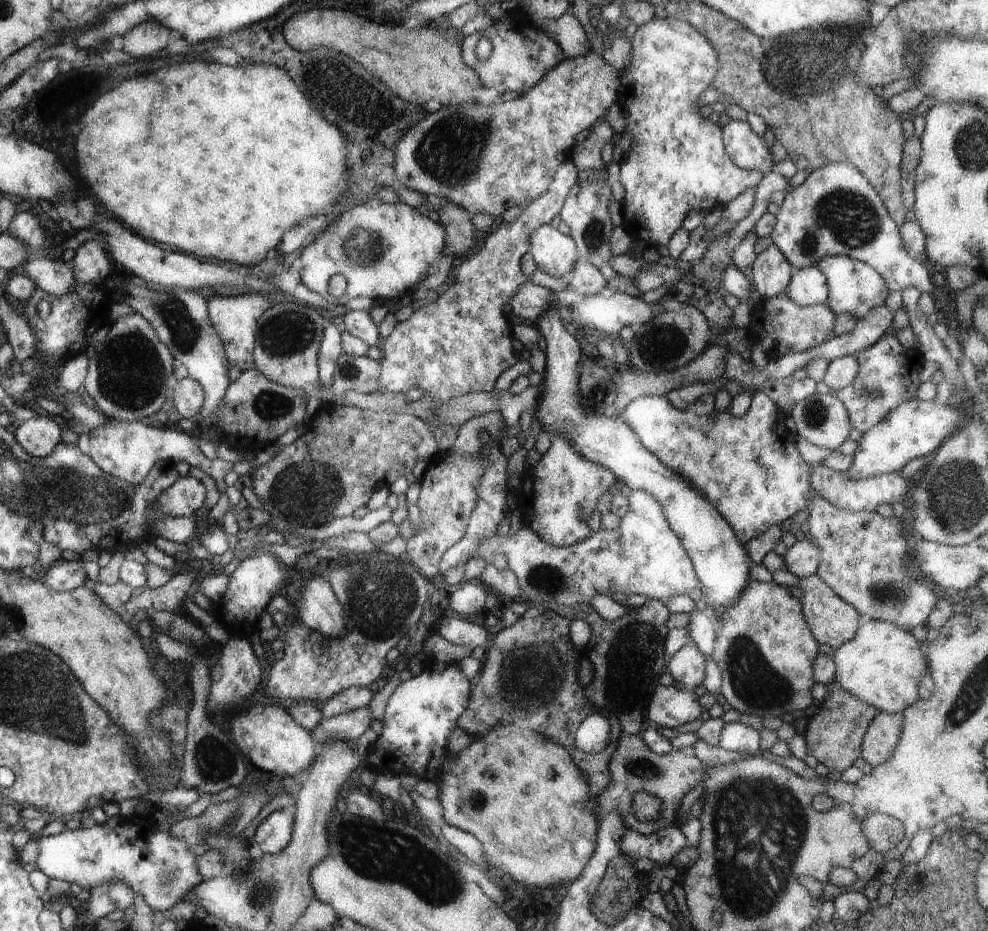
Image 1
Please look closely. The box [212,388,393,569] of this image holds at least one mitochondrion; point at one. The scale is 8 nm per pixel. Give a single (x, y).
(306, 488)

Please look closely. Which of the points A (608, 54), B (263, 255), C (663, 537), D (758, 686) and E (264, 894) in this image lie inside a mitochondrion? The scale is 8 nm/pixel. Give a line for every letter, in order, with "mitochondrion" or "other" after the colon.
A: other
B: other
C: other
D: mitochondrion
E: mitochondrion

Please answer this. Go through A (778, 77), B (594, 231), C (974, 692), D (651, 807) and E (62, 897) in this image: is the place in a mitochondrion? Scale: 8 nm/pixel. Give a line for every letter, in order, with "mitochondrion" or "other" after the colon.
A: mitochondrion
B: mitochondrion
C: mitochondrion
D: mitochondrion
E: mitochondrion

